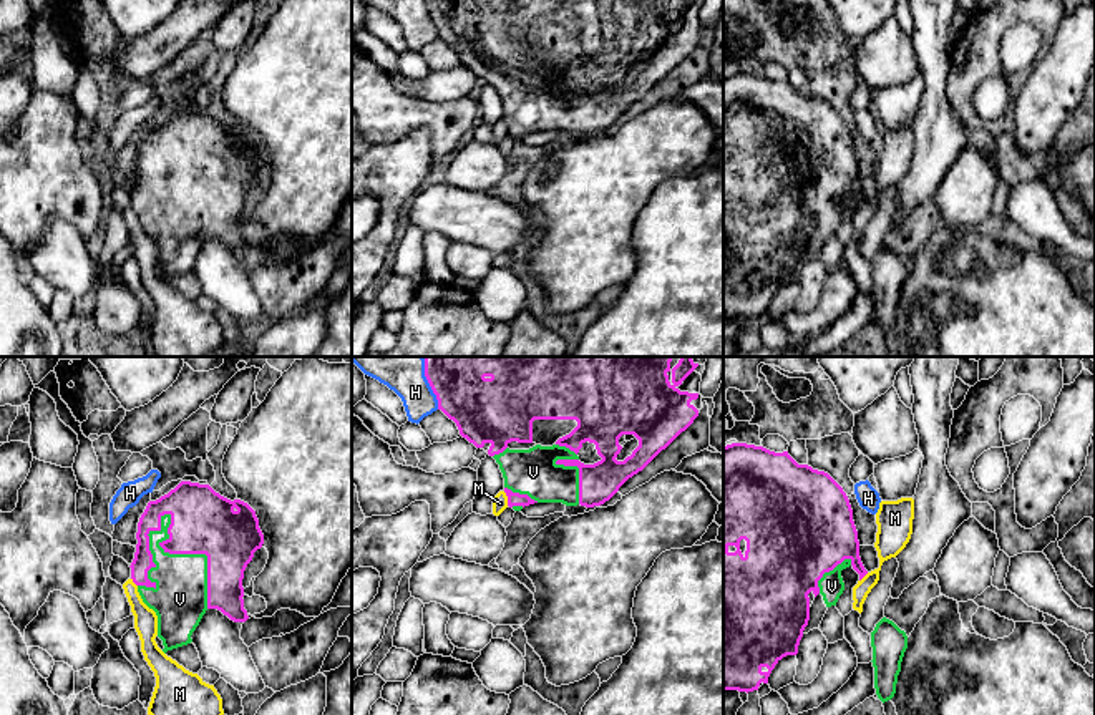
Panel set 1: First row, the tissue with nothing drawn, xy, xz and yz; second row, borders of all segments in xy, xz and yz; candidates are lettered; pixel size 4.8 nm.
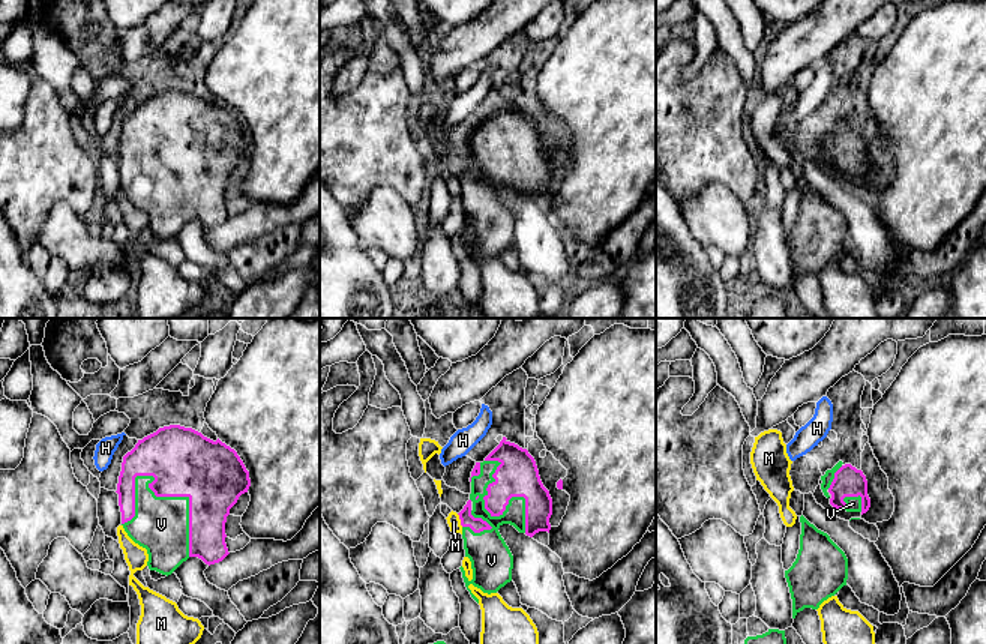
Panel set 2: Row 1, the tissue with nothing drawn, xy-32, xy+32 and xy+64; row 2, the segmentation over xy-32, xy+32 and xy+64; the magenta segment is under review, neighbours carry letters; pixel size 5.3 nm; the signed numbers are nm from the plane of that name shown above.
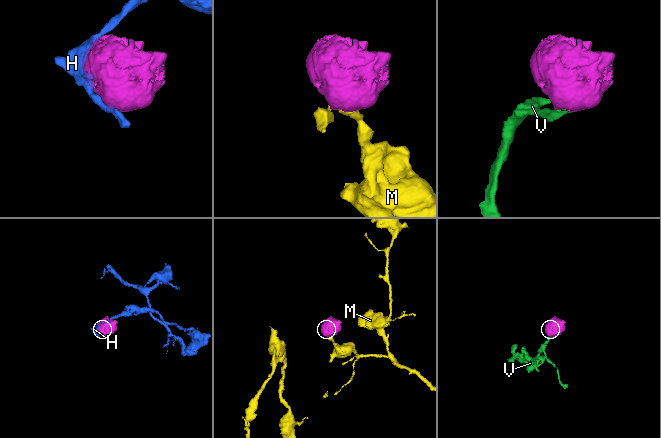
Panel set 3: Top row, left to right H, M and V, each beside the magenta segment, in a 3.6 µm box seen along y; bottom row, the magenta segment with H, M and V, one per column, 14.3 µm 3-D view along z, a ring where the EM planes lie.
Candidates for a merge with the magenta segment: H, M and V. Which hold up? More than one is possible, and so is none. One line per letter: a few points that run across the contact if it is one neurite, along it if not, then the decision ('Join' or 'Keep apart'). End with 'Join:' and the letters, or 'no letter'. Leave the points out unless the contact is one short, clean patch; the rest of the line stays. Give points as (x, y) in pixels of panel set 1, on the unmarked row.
H: Keep apart
M: Line: xz (503, 120), (508, 133). Keep apart
V: Join
Join: V

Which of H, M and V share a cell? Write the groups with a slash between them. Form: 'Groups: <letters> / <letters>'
Groups: H / M / V

